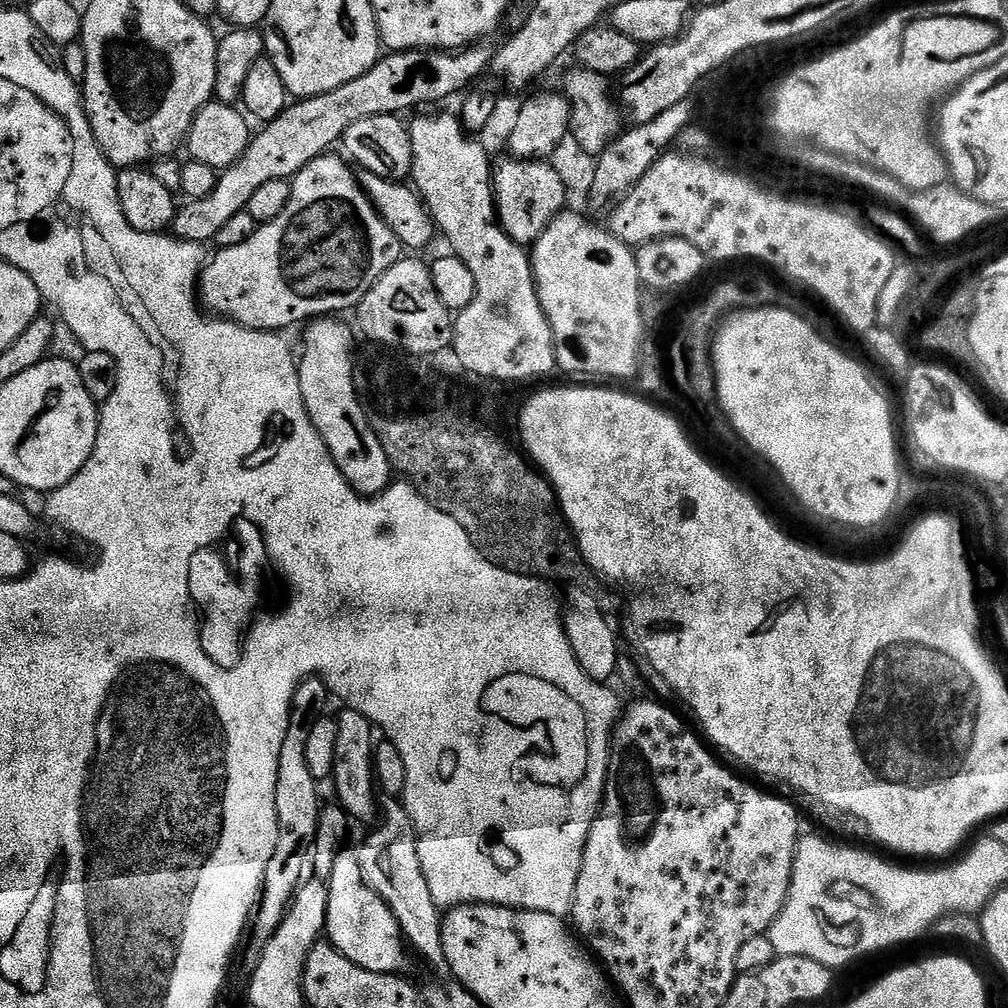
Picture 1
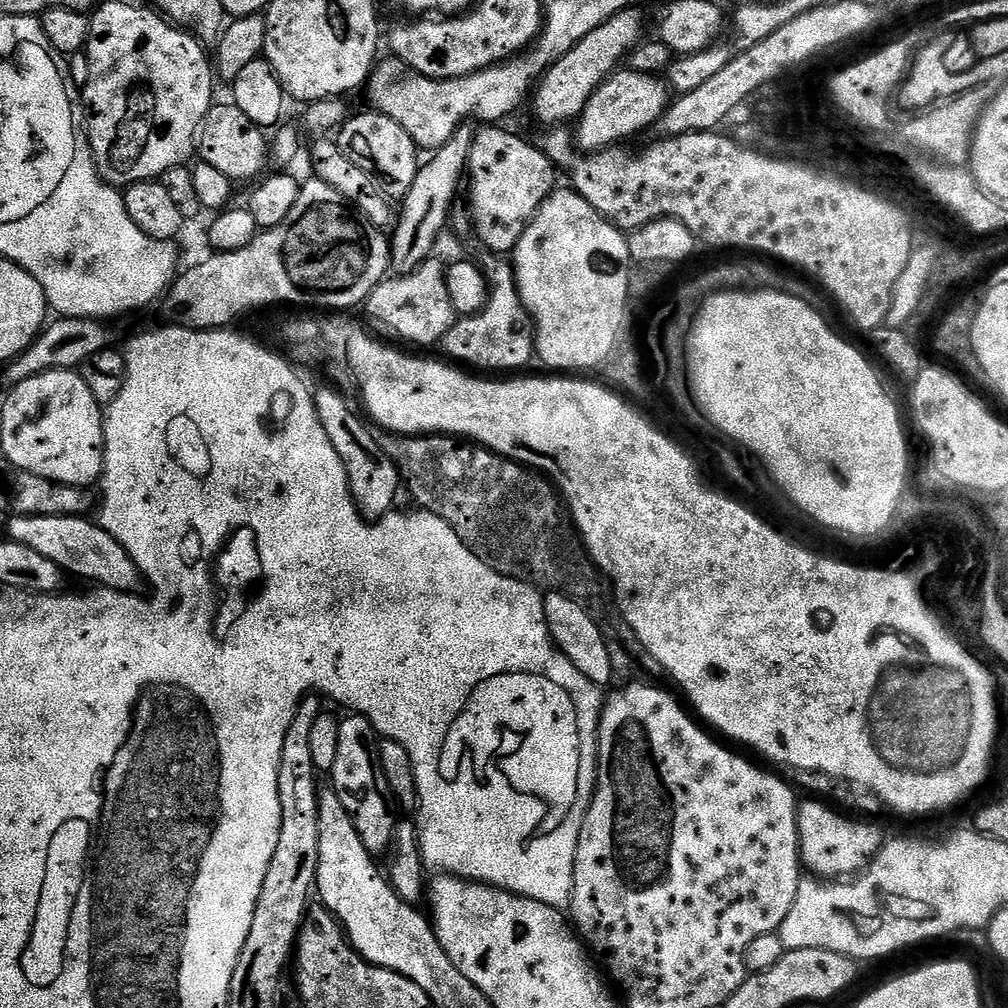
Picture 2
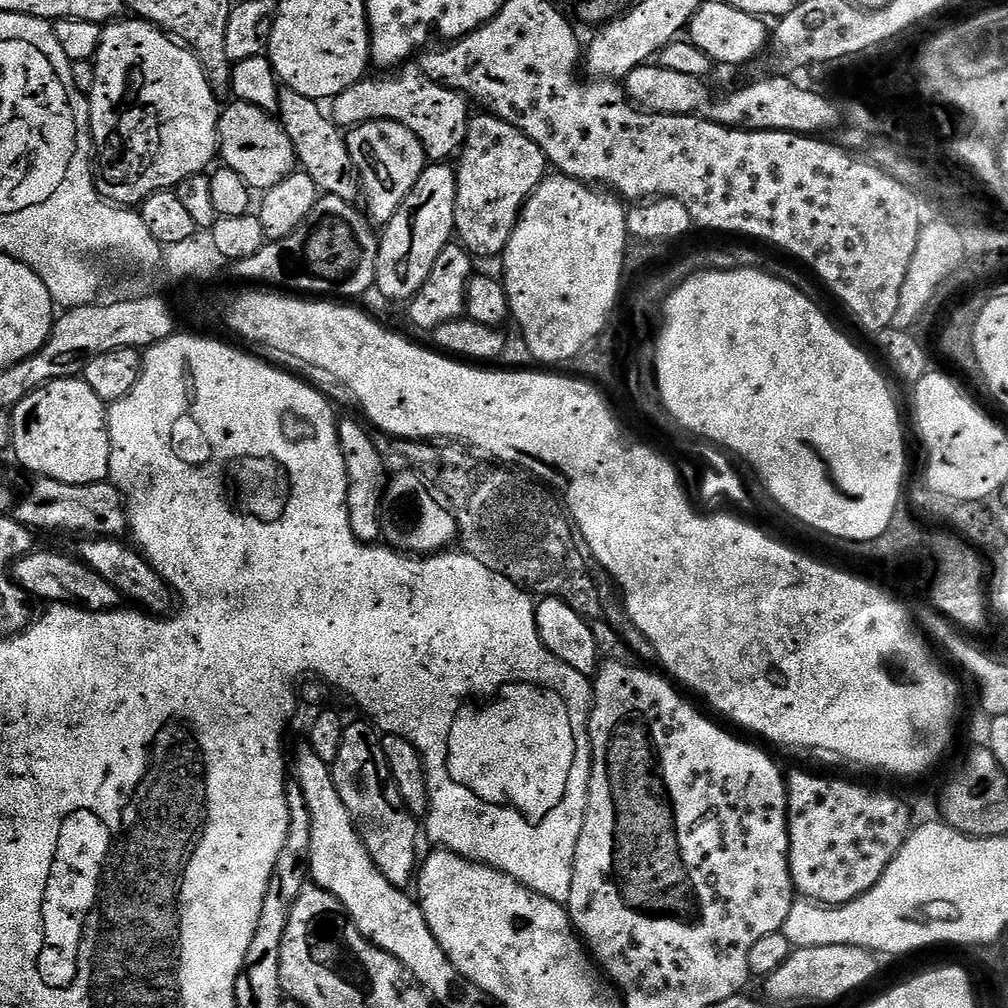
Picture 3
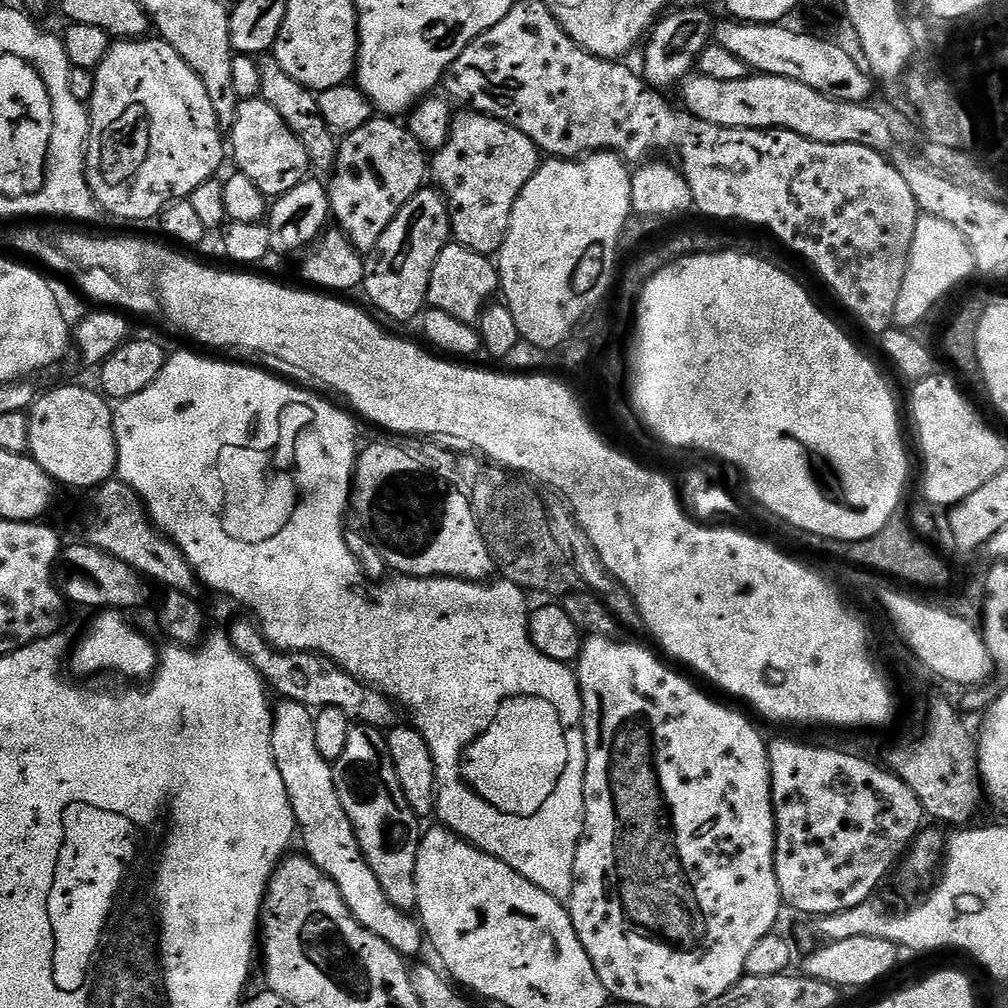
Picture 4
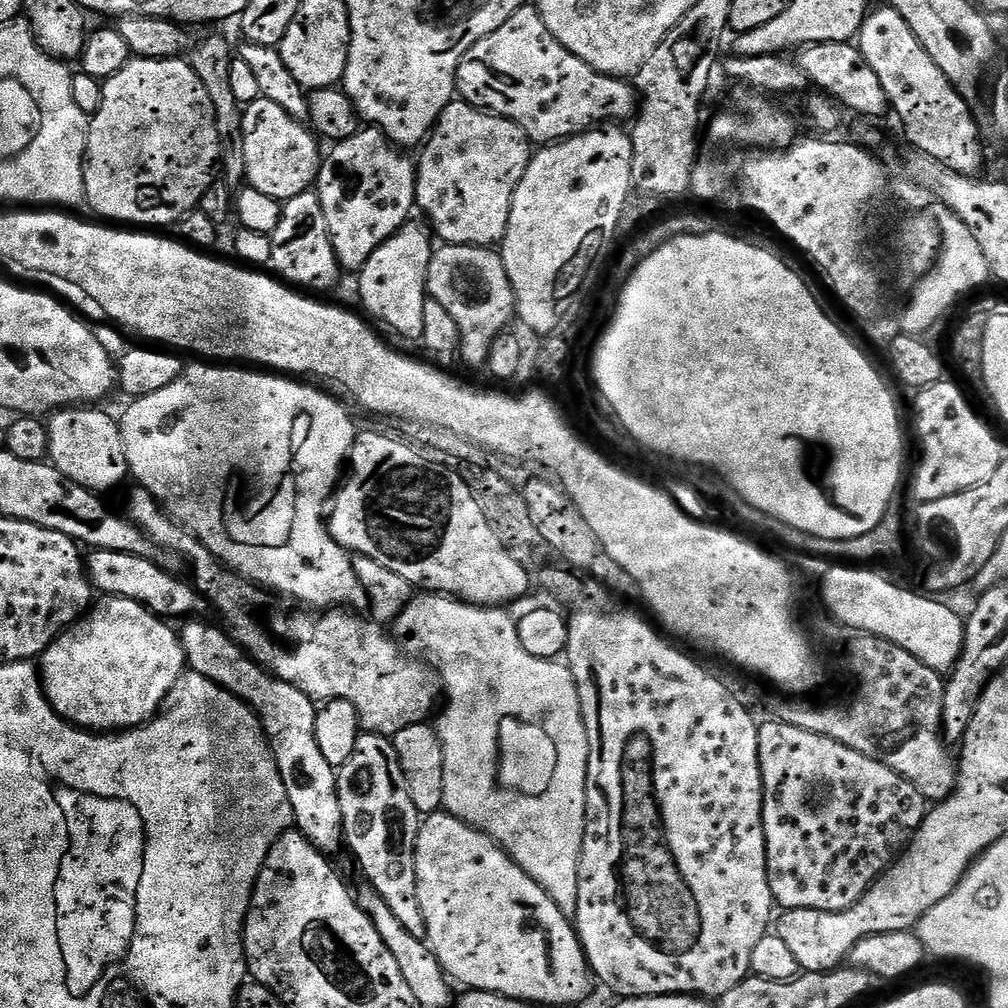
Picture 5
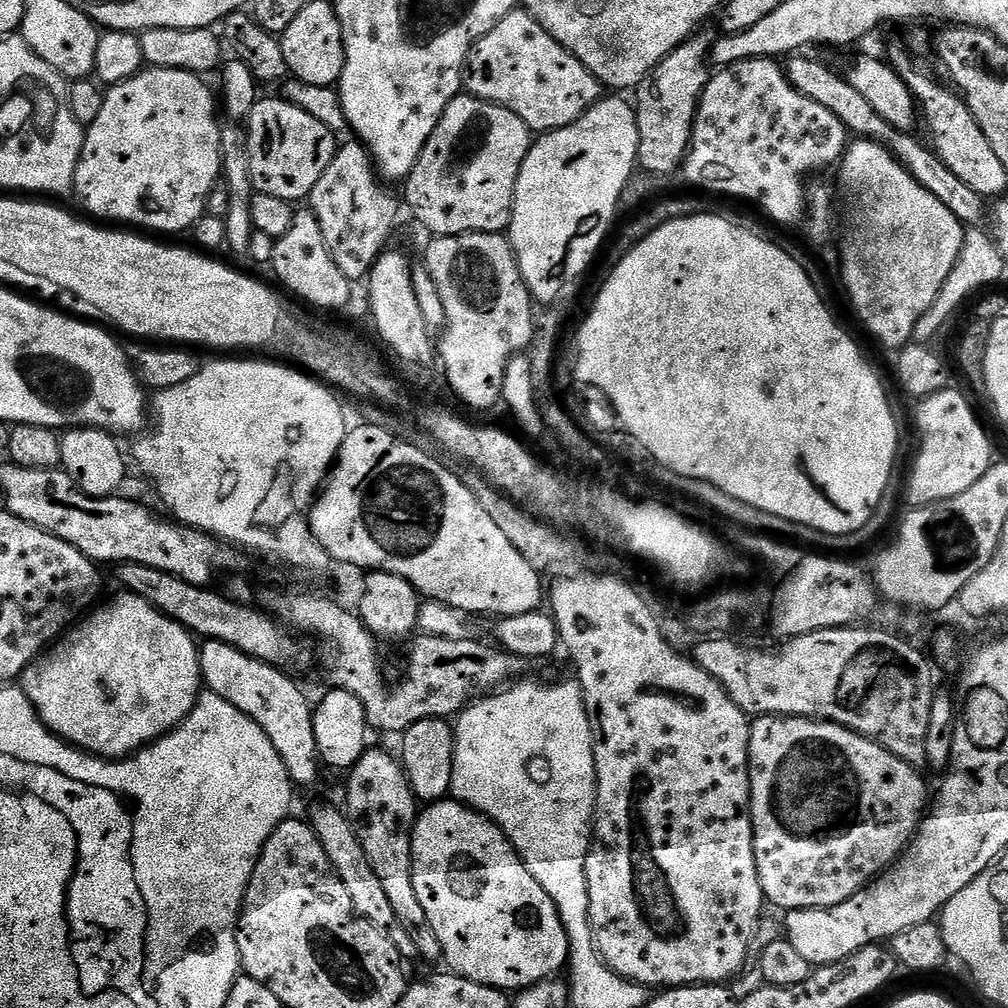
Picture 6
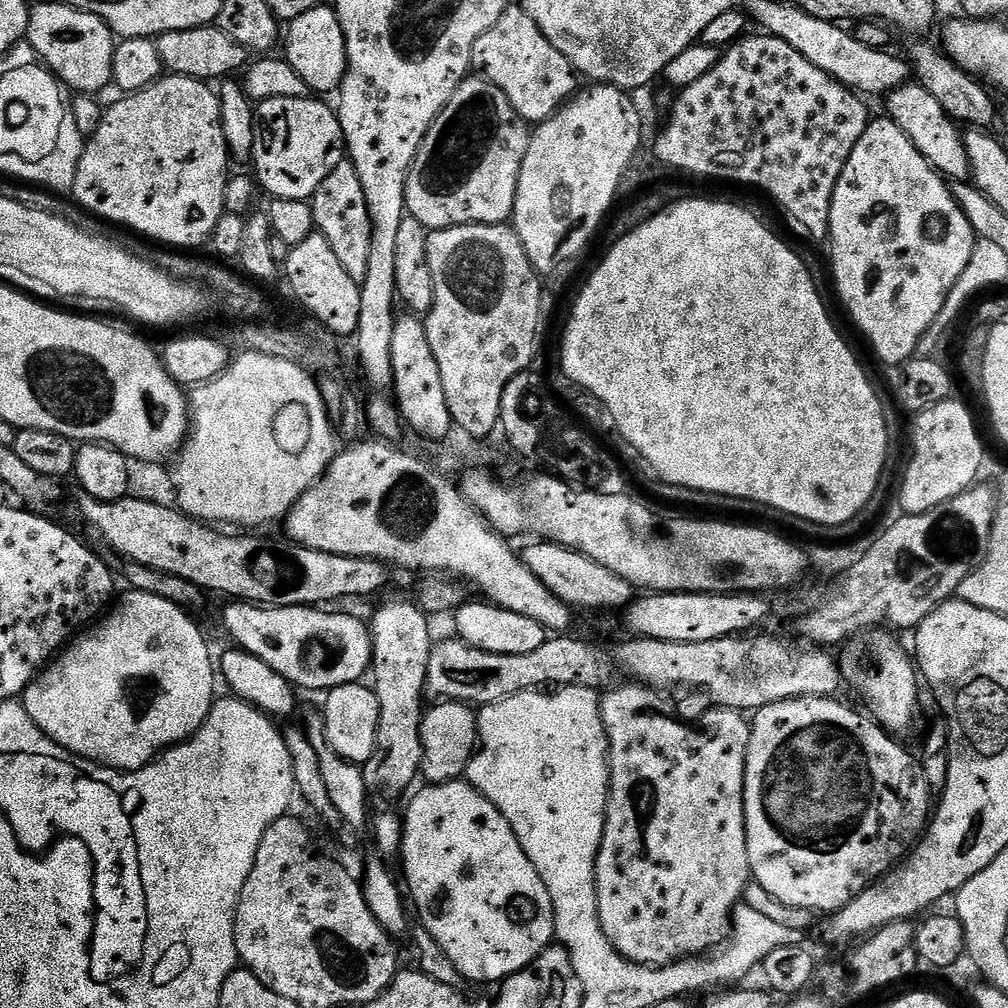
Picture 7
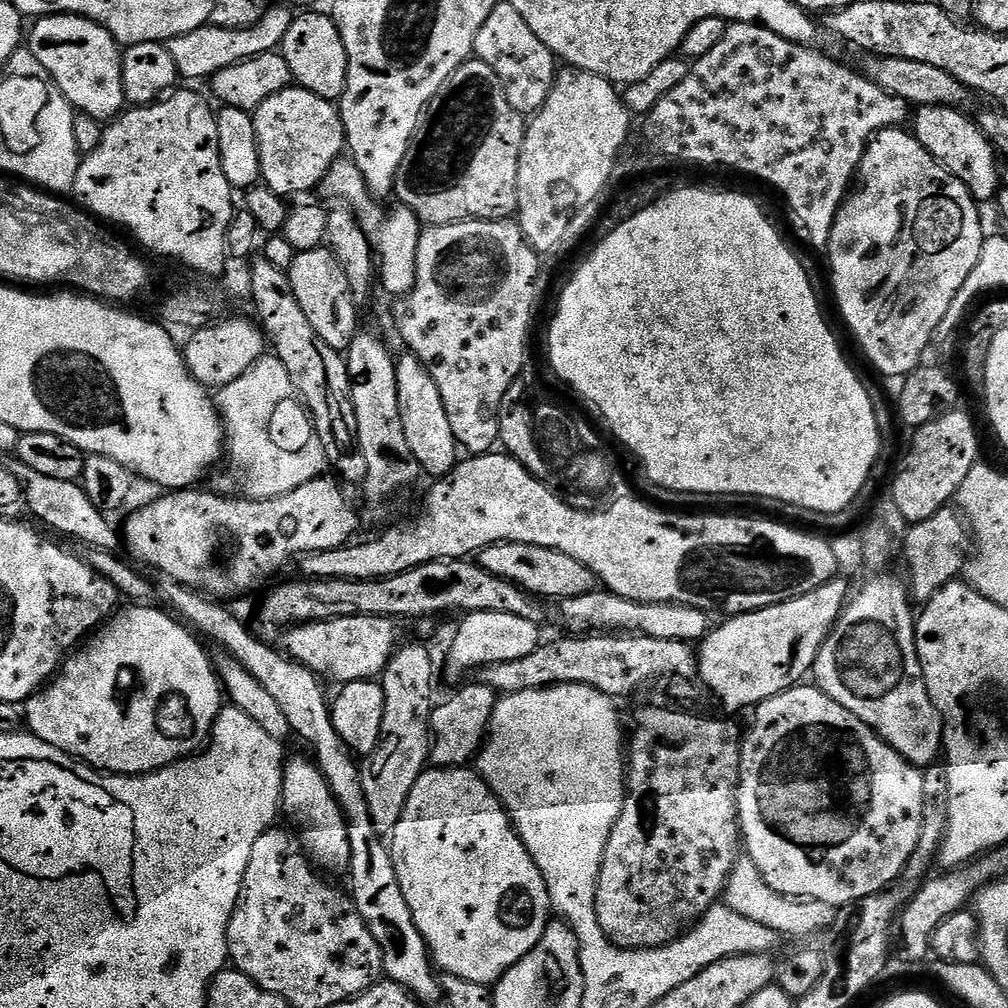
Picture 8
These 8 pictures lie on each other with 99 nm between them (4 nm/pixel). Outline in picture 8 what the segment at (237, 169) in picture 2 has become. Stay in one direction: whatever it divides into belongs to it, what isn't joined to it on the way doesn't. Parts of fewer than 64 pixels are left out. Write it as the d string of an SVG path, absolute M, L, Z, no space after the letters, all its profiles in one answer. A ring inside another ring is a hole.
M299 86L282 90L274 94L274 98L266 98L266 102L256 108L252 121L258 138L263 183L285 198L311 188L319 189L324 175L332 169L335 160L341 159L346 148L339 107Z

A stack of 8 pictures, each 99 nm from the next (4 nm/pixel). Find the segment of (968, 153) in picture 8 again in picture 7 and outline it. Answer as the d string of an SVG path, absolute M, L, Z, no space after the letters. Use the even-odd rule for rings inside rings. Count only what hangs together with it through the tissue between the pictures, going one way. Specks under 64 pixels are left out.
M909 82L887 93L886 100L888 100L887 119L898 125L906 134L906 138L910 138L910 142L914 142L922 158L926 158L929 164L949 181L964 182L969 179L968 155L964 149L961 129L956 121L946 114L946 110L942 110L940 103L930 95L930 90L915 82Z

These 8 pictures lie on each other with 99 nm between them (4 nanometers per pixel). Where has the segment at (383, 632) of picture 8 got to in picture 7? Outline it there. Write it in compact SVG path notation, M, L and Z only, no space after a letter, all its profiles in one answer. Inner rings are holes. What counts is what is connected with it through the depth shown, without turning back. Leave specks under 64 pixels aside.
M232 602L229 603L232 604L229 606L228 609L224 612L224 628L226 631L229 632L230 635L232 635L232 640L237 649L243 650L245 652L249 652L250 654L254 654L254 658L258 658L262 662L266 662L266 666L270 666L270 670L274 670L278 674L282 674L282 678L286 678L288 680L288 683L295 686L297 689L303 690L303 688L309 688L312 692L320 692L323 693L325 690L331 690L333 688L337 688L338 686L342 686L343 684L355 684L357 682L363 681L365 679L366 673L369 671L371 662L372 662L372 637L370 635L370 628L367 623L364 624L362 621L359 620L356 616L347 616L344 612L328 612L332 610L325 610L323 607L320 606L301 606L299 608L269 608L267 606L261 606L259 604L253 604L251 602Z

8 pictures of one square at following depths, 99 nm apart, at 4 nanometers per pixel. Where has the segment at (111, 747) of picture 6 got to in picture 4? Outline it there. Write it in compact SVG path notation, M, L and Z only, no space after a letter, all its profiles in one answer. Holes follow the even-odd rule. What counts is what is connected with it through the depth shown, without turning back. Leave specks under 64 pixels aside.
M104 610L99 613L100 616L88 628L88 633L80 640L80 645L75 645L74 651L70 656L70 668L77 672L80 676L96 676L99 672L121 672L124 676L129 676L129 681L140 682L140 679L151 677L158 667L158 648L155 648L146 637L140 632L135 632L128 625L128 620L123 611L120 610Z

